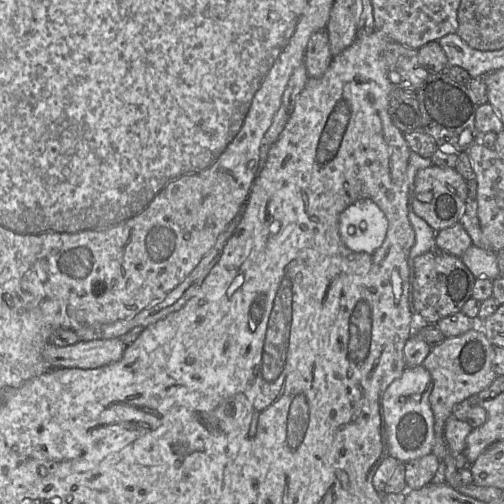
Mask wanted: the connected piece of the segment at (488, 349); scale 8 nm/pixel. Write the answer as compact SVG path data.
M471 329L466 333L445 338L440 344L431 348L423 361L423 366L429 371L433 388L429 396L430 406L434 416L434 444L432 453L443 461L449 448L444 436L446 421L452 415L453 407L486 389L497 376L492 368L494 346L489 342L482 330Z

